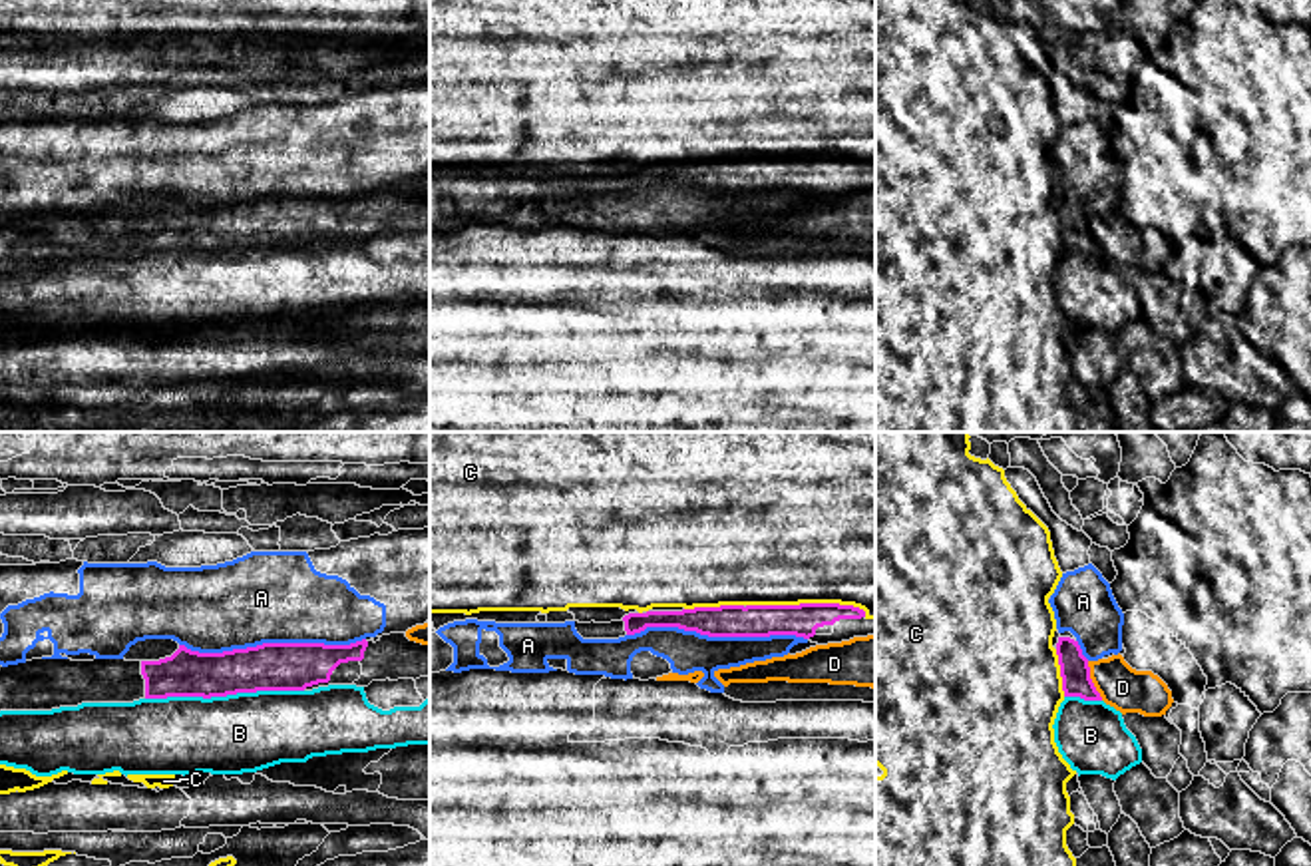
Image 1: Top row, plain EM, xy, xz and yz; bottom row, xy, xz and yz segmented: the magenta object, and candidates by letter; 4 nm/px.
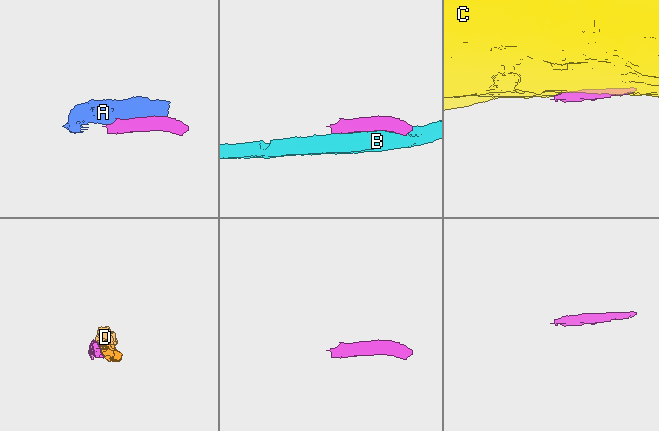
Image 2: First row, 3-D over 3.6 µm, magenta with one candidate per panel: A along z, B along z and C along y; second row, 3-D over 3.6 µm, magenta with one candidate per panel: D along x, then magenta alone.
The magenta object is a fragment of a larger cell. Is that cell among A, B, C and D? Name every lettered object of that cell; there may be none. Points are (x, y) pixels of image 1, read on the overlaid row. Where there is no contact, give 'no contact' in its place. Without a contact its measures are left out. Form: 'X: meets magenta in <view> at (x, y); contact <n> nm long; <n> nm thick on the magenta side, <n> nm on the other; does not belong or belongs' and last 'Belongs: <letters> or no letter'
A: meets magenta in xy at (271, 644); contact 750 nm long; 190 nm thick on the magenta side, 360 nm on the other; does not belong
B: meets magenta in xy at (223, 695); contact 650 nm long; 190 nm thick on the magenta side, 320 nm on the other; does not belong
C: meets magenta in xz at (808, 604); contact 500 nm long; 130 nm thick on the magenta side, 500 nm on the other; does not belong
D: meets magenta in yz at (1091, 681); contact 170 nm long; 120 nm thick on the magenta side, 180 nm on the other; does not belong
Belongs: no letter

